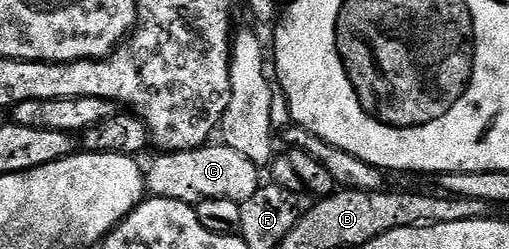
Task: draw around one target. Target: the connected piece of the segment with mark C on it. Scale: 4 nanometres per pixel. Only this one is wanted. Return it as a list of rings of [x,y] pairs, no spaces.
[[[226,145],[215,146],[198,147],[195,151],[173,151],[160,154],[158,156],[160,159],[152,165],[151,171],[149,167],[145,175],[150,194],[161,199],[172,199],[192,205],[198,204],[200,199],[228,199],[243,204],[246,199],[253,197],[253,193],[257,193],[257,189],[261,186],[260,168],[256,167],[253,161],[249,161],[249,157],[241,157],[237,149]]]

